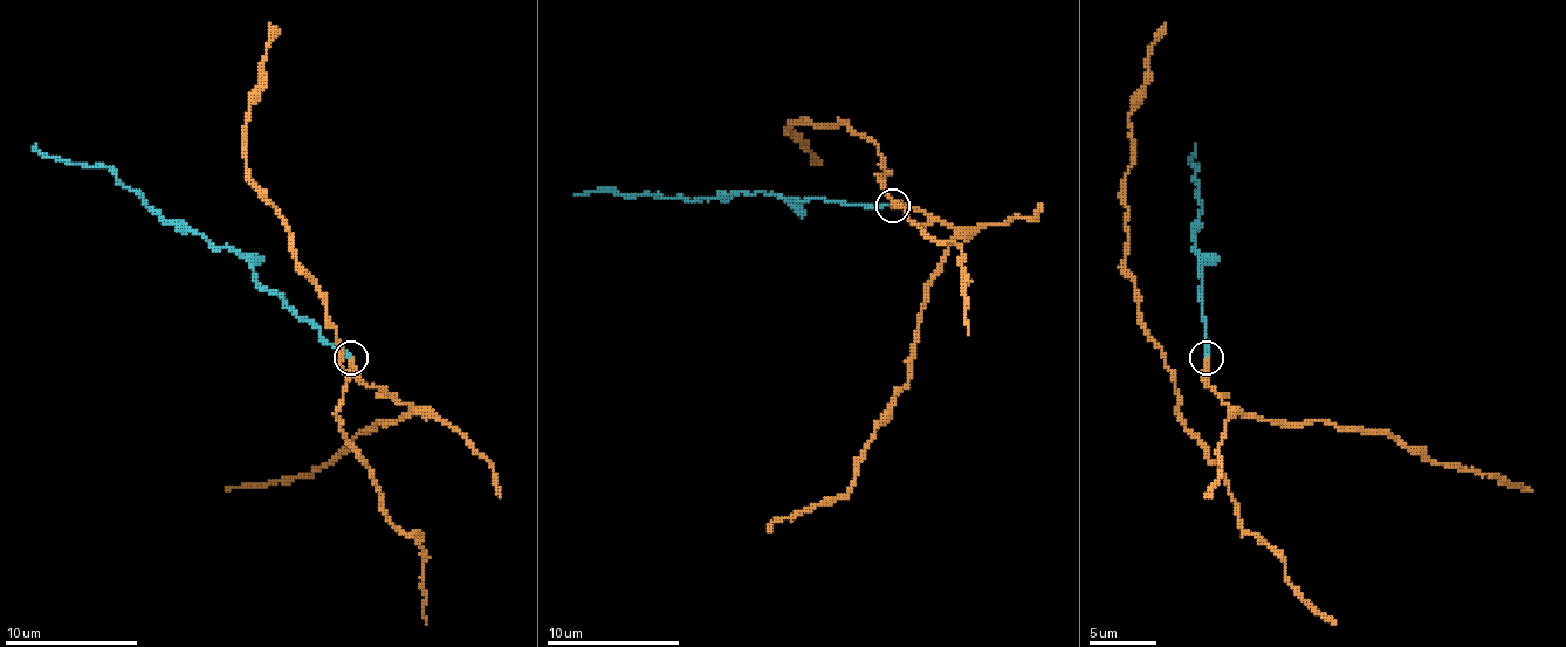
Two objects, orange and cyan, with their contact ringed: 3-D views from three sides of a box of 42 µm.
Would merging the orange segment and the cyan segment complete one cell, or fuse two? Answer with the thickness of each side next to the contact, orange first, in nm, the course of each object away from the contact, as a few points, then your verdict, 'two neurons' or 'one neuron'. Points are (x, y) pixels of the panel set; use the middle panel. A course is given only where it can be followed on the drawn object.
360/200 nm | orange via (892, 205), (948, 225), (955, 241), (928, 288), (908, 385), (871, 438), (854, 484), (778, 518), (768, 531) | cyan via (892, 205), (795, 201), (755, 191), (708, 198), (598, 191), (577, 194) | one neuron

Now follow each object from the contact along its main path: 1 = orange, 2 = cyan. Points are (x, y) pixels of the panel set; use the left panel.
1: (350, 360), (366, 384), (413, 411), (403, 420), (386, 424), (379, 420), (313, 474), (226, 490)
2: (350, 357), (260, 283), (253, 267), (233, 250), (166, 224), (105, 166), (56, 160), (35, 143)

